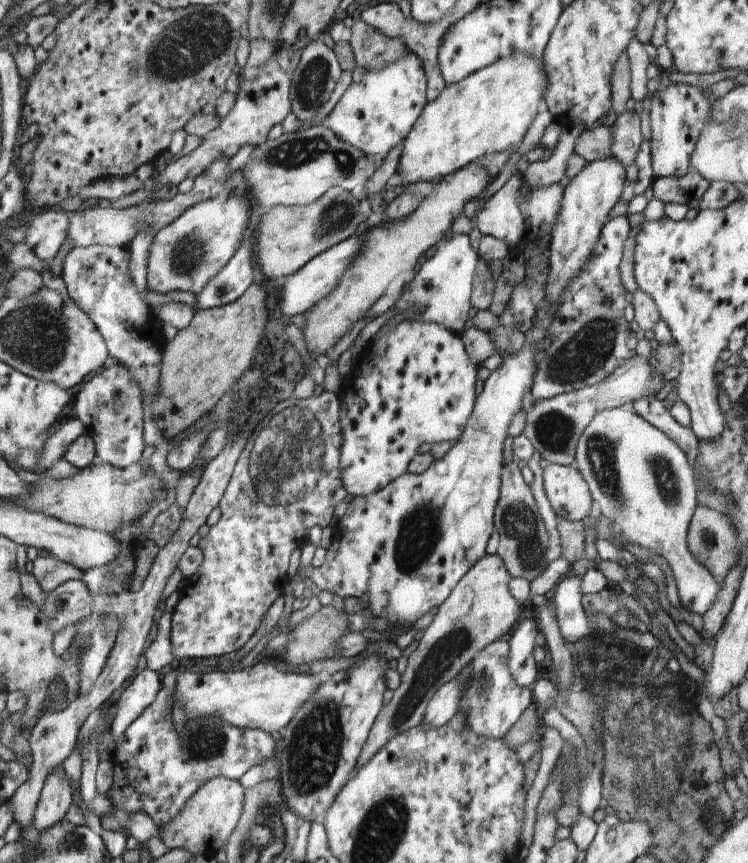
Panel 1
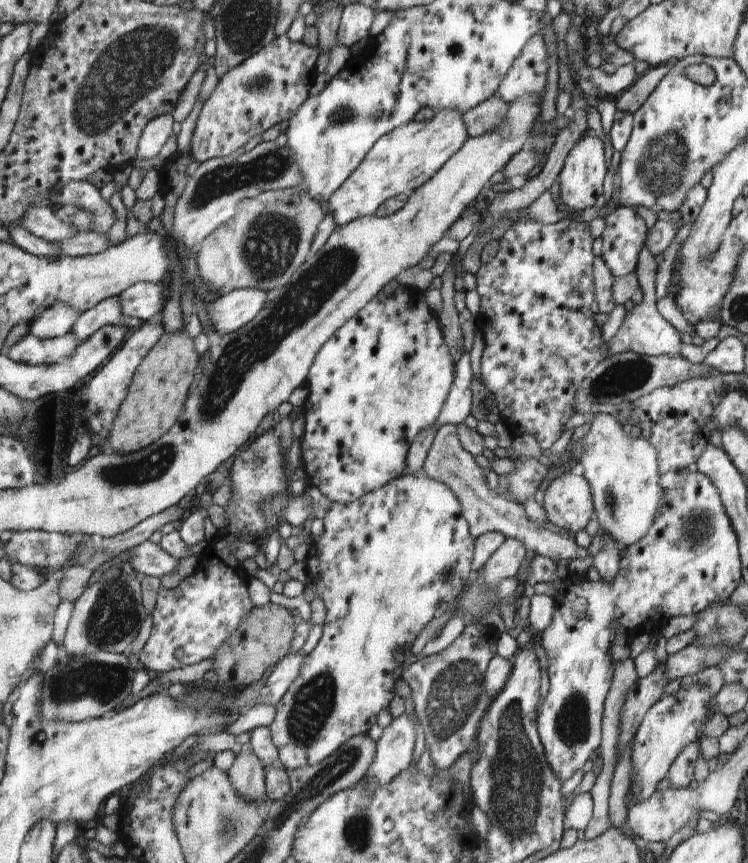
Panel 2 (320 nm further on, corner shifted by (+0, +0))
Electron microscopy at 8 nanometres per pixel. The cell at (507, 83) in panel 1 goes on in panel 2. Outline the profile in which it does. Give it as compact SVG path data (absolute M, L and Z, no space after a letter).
M440 110L429 122L411 121L408 126L401 125L400 130L384 134L384 138L376 142L376 150L364 160L364 166L360 166L360 170L356 170L324 204L336 227L348 225L357 217L373 216L388 198L402 193L410 196L424 182L431 181L470 138L462 114L464 111Z

